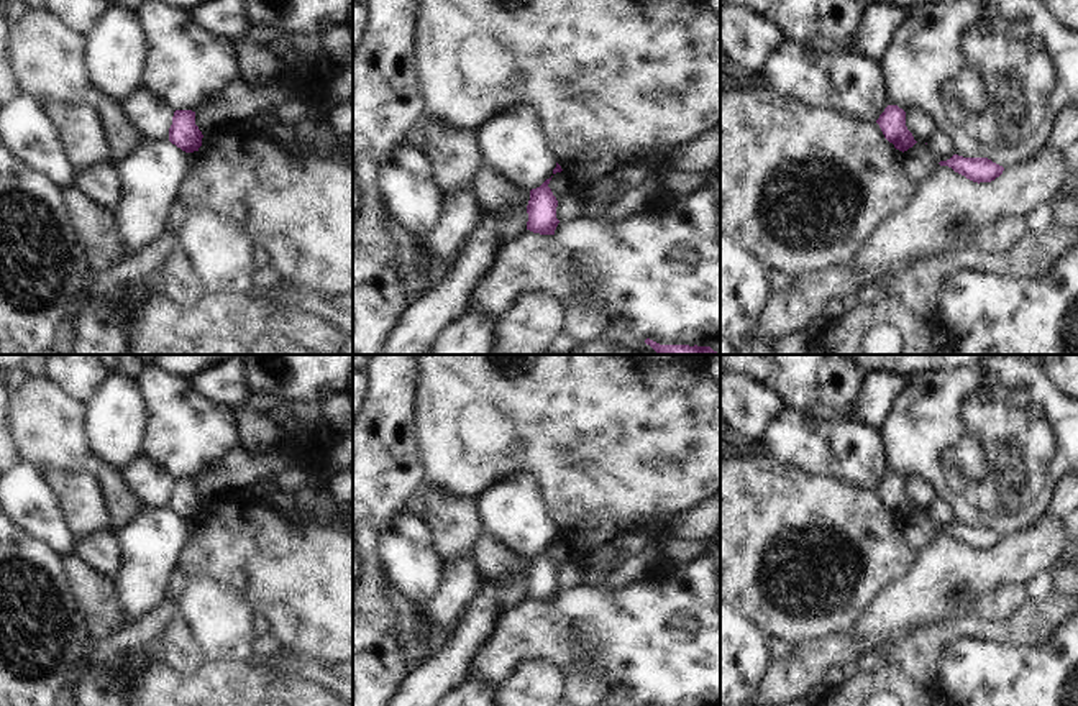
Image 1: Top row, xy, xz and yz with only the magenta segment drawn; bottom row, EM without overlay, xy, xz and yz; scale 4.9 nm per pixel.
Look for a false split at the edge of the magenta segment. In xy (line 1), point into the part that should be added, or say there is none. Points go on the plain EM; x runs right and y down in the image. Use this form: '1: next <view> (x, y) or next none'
1: next none

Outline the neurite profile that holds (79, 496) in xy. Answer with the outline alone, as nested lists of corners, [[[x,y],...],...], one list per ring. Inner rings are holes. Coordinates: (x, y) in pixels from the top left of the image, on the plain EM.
[[[90,468],[75,473],[51,470],[41,471],[41,476],[53,489],[75,542],[90,534],[110,530],[103,494]]]

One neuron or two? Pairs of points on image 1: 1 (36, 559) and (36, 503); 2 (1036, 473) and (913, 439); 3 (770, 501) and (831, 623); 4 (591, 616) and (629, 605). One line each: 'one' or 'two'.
1: two
2: one
3: one
4: one

